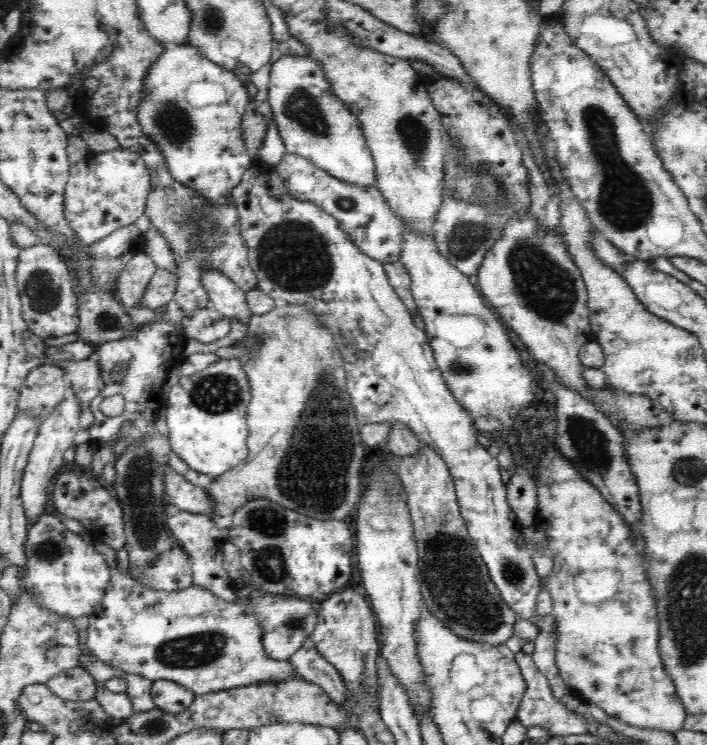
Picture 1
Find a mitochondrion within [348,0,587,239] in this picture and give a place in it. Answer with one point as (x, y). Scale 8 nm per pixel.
(413, 132)

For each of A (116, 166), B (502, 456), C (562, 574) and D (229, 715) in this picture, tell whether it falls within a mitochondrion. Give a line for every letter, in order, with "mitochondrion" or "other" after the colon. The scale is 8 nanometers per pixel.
A: other
B: other
C: other
D: other

